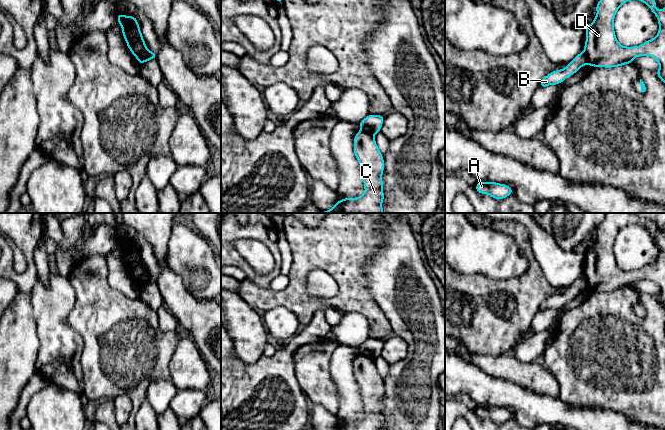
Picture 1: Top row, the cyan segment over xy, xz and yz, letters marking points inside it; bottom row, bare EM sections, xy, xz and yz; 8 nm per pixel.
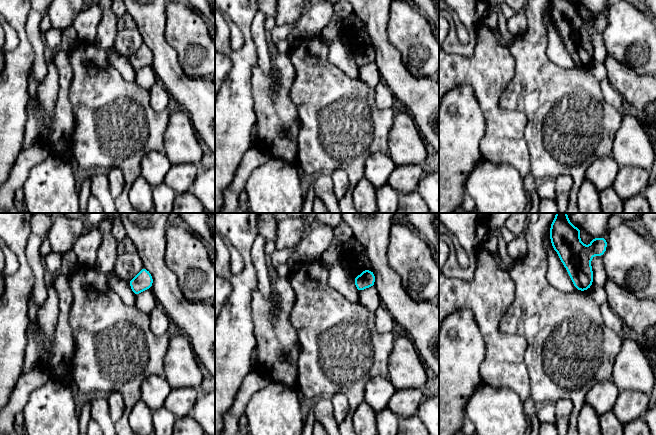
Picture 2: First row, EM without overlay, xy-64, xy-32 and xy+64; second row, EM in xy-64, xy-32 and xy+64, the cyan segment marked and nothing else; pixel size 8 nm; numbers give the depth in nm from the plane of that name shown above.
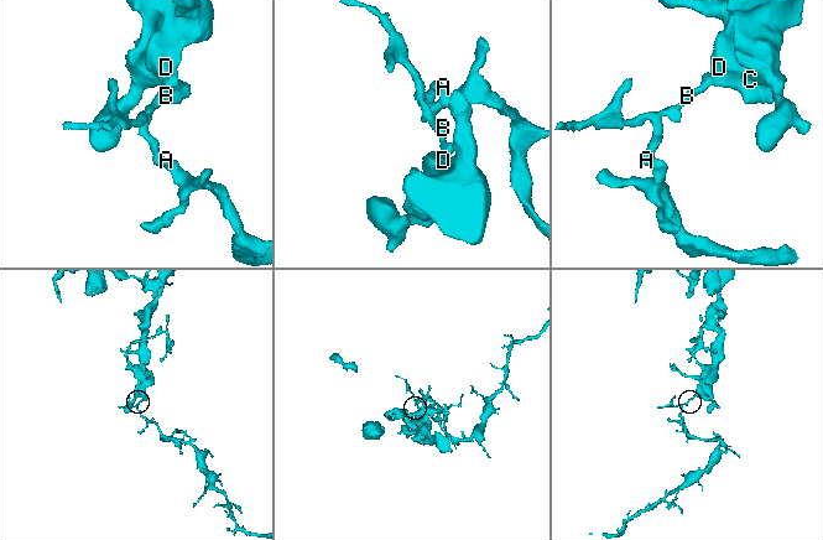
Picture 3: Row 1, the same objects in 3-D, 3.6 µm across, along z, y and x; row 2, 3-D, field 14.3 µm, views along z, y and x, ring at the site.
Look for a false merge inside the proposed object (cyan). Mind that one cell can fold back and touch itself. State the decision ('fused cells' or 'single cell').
fused cells

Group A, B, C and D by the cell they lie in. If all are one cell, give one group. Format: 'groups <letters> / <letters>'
groups A B / C D

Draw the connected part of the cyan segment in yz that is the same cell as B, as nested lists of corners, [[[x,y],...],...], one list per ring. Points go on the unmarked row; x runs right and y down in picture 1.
[[[581,276],[576,279],[573,284],[566,289],[565,292],[552,295],[548,299],[546,299],[540,305],[539,310],[545,312],[548,309],[561,308],[566,302],[574,299],[580,292],[582,292],[586,288],[589,288],[587,279],[585,276]]]

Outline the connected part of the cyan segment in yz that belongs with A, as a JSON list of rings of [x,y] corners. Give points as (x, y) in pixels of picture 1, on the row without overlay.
[[[478,405],[475,413],[478,417],[488,418],[496,424],[502,424],[513,417],[513,413],[510,410],[491,405]]]

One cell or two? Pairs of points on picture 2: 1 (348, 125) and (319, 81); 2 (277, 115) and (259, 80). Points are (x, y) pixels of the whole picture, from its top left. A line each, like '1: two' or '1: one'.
1: one
2: one

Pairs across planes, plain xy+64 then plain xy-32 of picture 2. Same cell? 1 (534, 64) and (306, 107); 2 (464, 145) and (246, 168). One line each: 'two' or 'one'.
1: one
2: two

